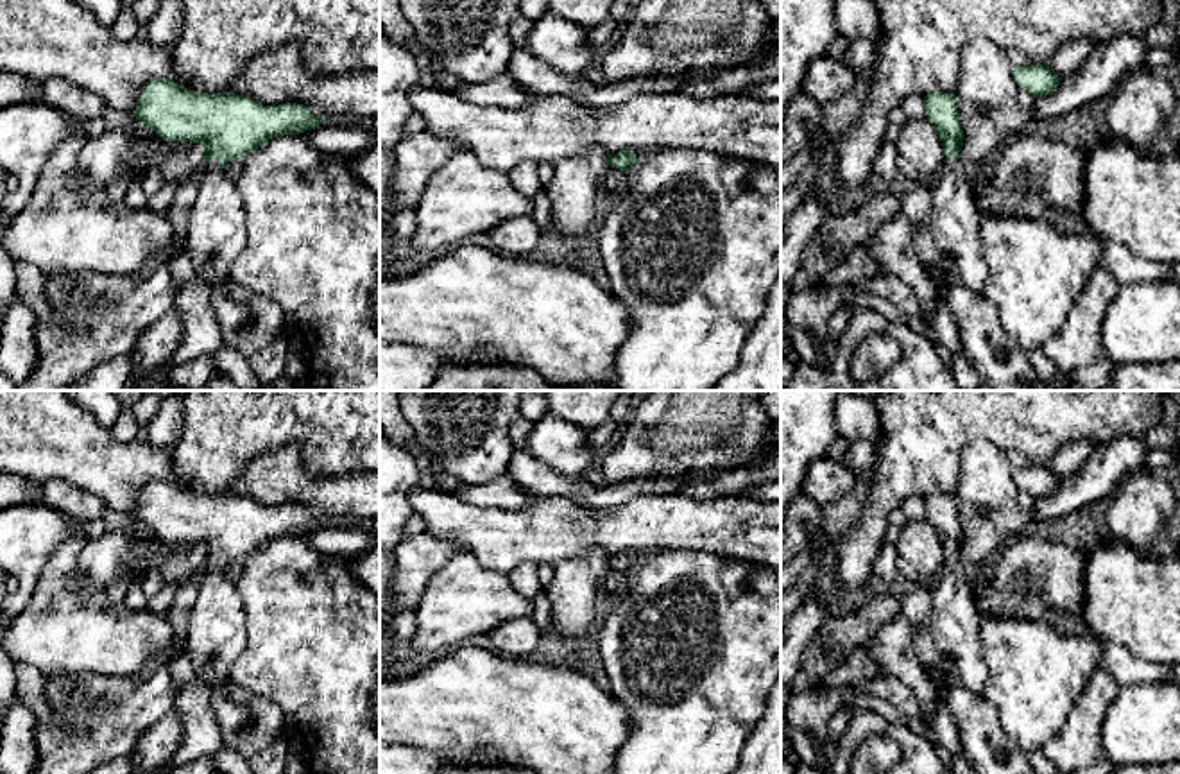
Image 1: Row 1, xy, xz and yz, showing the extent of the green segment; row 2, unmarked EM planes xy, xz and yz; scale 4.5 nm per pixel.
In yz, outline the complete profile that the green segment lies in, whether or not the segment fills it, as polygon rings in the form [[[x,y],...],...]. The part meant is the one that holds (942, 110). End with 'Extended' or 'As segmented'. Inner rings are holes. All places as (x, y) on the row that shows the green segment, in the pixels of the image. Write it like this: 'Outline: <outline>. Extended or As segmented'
Outline: [[[936,90],[924,97],[924,106],[945,152],[942,172],[935,179],[933,210],[926,228],[942,256],[949,285],[983,292],[988,265],[981,253],[979,213],[960,161],[963,125],[956,95]]]. Extended

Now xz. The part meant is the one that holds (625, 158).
Outline: [[[621,150],[621,152],[616,152],[616,154],[609,154],[609,156],[605,156],[605,161],[611,168],[618,168],[621,172],[628,170],[636,163],[643,163],[643,159],[637,158],[630,150]]]. Extended

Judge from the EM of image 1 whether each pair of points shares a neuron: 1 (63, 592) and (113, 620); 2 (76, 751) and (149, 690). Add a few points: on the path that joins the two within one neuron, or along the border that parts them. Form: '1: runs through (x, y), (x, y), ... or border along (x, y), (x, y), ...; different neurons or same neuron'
1: runs through (76, 604), (92, 620), (101, 620); same neuron
2: runs through (94, 737), (120, 710), (131, 706); same neuron

